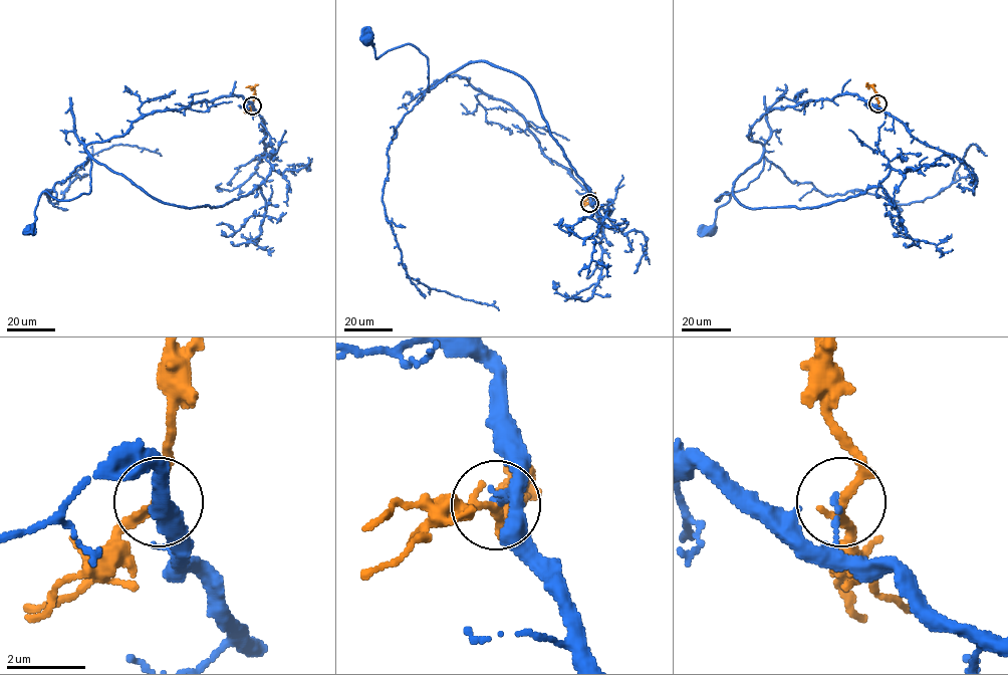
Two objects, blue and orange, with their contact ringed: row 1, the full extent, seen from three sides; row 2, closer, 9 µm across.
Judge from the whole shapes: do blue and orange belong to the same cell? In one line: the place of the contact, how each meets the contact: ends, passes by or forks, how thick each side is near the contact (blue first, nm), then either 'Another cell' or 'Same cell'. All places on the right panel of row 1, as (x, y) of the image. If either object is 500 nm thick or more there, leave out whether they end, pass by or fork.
Place: (877, 103). At the ring blue ends. At the ring orange passes by. Thickness 120 nm (blue) against 220 nm. Another cell

